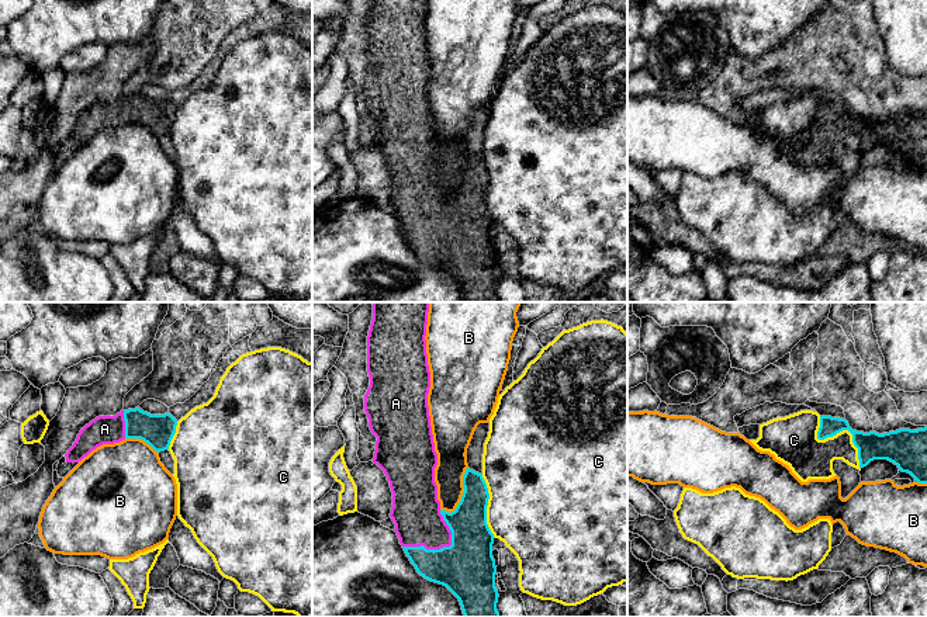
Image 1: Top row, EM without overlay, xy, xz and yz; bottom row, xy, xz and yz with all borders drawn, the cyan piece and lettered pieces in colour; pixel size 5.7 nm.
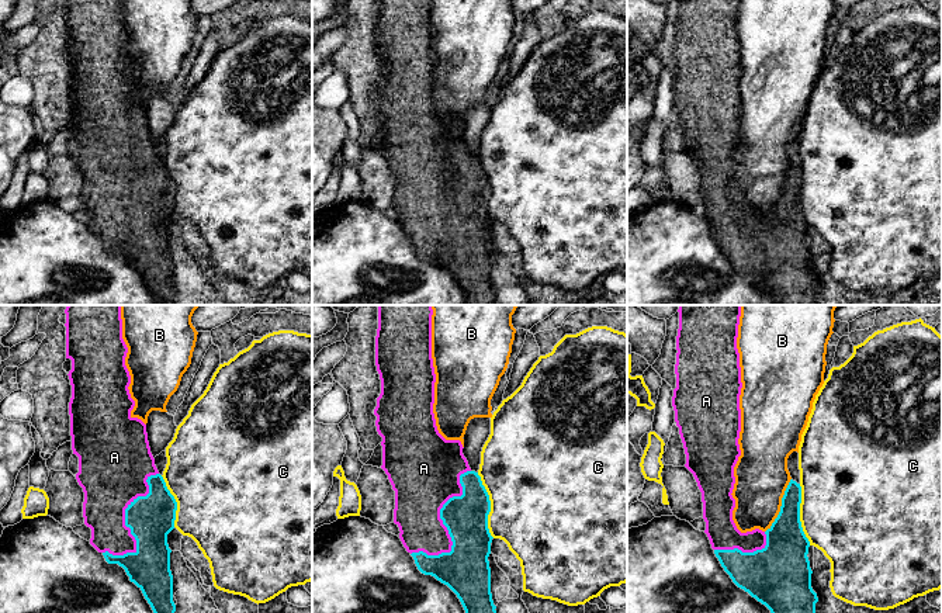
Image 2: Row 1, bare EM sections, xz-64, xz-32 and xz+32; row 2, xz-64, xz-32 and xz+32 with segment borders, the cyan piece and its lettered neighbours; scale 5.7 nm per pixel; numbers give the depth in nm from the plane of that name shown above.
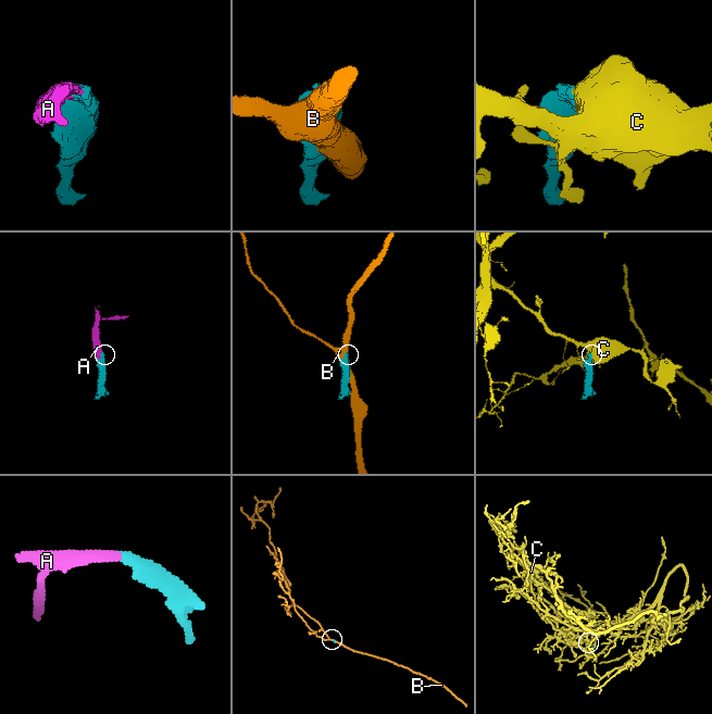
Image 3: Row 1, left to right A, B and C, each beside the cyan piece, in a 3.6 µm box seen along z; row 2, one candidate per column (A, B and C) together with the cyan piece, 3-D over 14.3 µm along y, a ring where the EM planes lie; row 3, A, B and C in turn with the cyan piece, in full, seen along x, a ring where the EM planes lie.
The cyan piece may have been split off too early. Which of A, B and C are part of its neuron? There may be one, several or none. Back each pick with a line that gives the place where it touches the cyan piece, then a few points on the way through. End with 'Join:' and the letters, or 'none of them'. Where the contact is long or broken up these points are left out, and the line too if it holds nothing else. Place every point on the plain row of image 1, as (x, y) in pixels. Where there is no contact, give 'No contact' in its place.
A: Touches cyan at xz (443, 232)
Join: A

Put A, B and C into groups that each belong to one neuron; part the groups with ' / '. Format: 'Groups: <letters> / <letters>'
Groups: A / B / C

